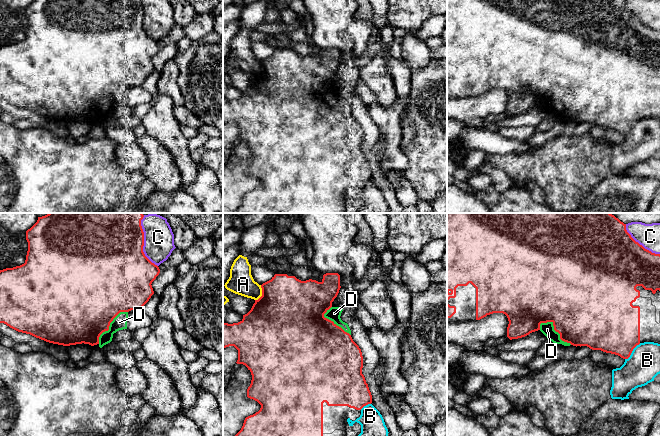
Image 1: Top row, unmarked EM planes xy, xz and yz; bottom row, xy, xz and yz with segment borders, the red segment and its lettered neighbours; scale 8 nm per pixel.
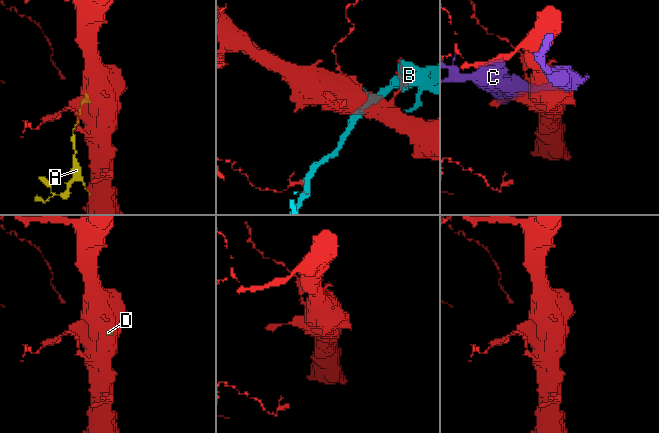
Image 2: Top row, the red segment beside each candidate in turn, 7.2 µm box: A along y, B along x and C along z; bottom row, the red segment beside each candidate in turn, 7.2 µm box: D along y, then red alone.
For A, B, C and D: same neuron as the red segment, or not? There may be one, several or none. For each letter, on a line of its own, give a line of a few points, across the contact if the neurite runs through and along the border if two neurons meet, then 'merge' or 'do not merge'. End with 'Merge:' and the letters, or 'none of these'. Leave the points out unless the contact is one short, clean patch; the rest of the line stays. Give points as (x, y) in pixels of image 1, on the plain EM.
A: do not merge
B: do not merge
C: do not merge
D: merge
Merge: D

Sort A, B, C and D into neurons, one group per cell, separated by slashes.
A / B / C / D

